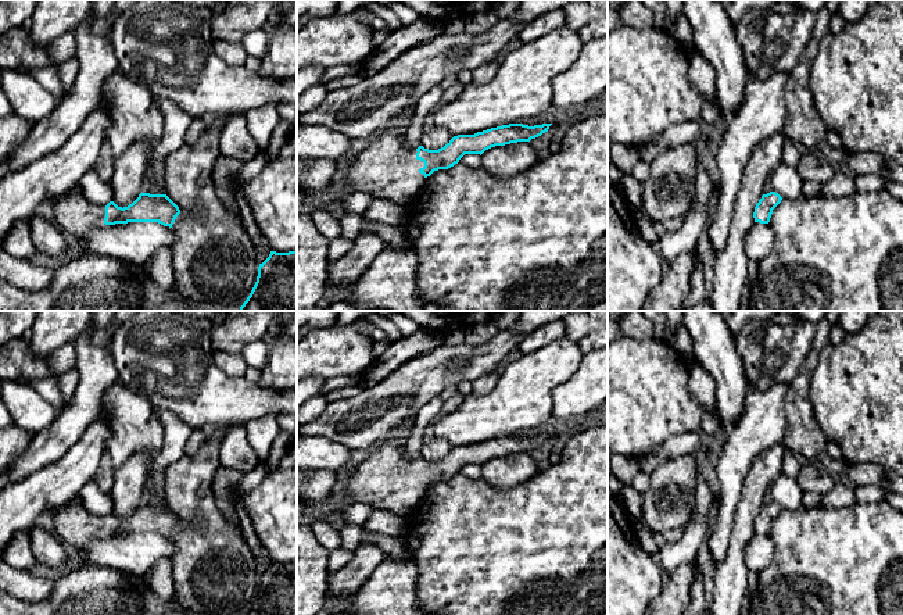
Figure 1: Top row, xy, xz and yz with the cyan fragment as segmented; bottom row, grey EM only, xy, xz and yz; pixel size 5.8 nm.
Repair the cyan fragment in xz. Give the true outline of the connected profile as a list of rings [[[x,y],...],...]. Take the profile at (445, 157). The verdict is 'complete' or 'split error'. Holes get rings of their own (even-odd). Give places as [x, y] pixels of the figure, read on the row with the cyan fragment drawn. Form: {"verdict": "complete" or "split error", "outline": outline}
{"verdict": "split error", "outline": [[[412,112],[393,121],[383,129],[383,135],[347,167],[343,182],[350,192],[408,205],[434,171],[454,167],[465,154],[481,155],[495,146],[530,142],[548,132],[552,125],[509,124],[474,135],[454,136],[438,150],[423,146],[413,150],[406,146],[409,125],[404,122],[405,118],[412,118]]]}

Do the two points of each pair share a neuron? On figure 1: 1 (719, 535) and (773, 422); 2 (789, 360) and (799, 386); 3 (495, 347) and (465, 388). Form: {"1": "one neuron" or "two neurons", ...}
{"1": "one neuron", "2": "two neurons", "3": "two neurons"}

